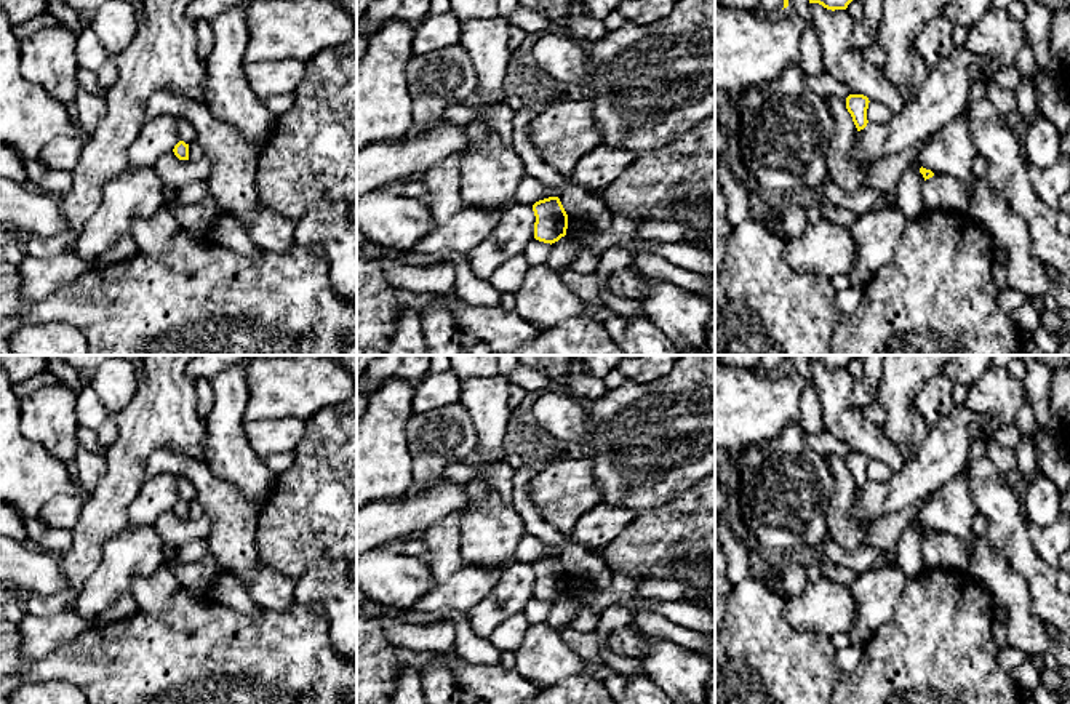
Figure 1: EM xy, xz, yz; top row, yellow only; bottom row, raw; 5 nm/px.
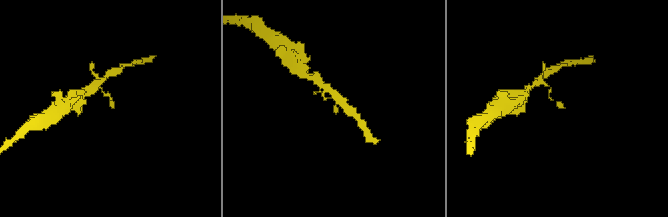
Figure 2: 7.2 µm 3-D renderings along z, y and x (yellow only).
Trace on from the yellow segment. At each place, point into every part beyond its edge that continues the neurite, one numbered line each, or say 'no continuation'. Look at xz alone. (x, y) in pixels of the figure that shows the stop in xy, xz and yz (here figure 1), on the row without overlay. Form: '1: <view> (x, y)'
no continuation

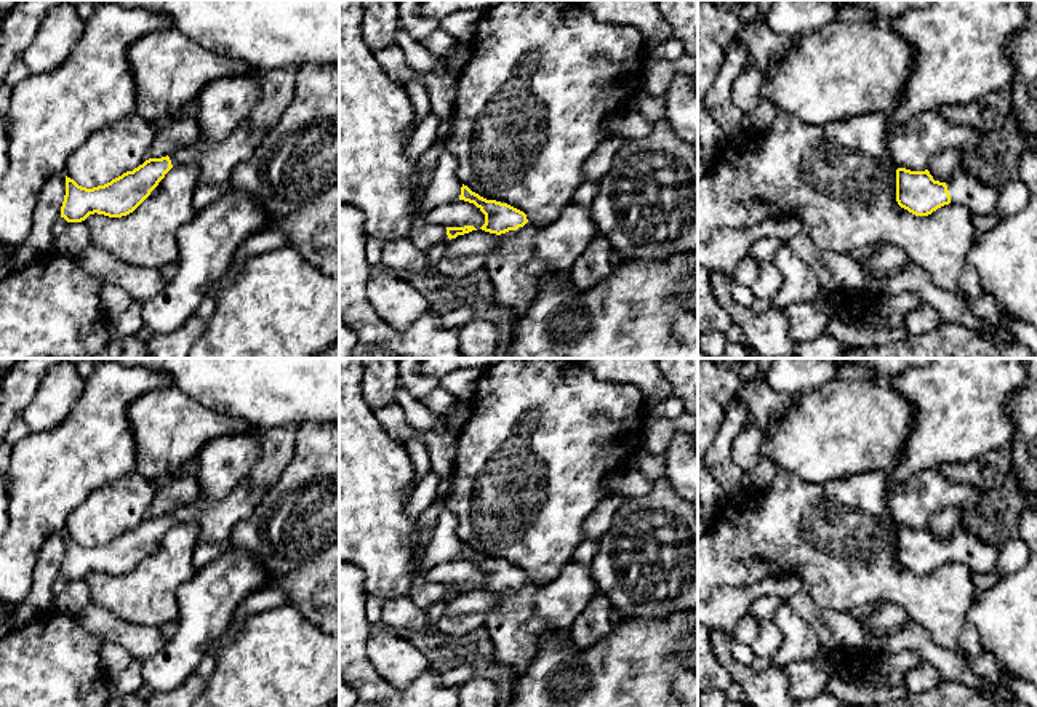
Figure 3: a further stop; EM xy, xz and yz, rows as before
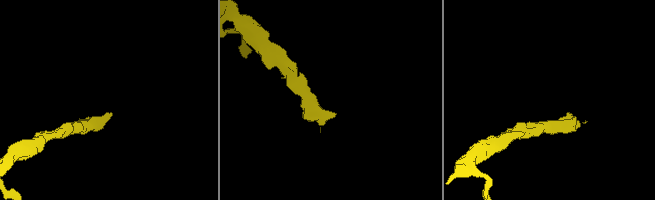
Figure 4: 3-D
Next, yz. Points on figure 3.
1: yz (965, 547)

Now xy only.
1: xy (216, 519)

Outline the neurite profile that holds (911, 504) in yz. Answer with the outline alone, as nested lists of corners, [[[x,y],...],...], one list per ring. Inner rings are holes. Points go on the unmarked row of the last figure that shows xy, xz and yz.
[[[928,469],[903,485],[888,488],[888,512],[898,526],[925,529],[933,513],[978,505],[979,496],[975,486],[960,485]]]

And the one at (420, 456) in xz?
[[[410,438],[405,446],[411,459],[414,472],[413,485],[416,486],[416,483],[430,470],[430,456],[426,446],[416,438]]]

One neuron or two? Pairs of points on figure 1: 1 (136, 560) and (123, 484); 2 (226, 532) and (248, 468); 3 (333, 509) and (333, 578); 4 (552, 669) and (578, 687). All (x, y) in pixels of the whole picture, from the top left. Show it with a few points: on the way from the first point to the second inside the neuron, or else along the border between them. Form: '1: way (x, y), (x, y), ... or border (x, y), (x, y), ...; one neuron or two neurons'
1: border (127, 524), (104, 544), (103, 554); two neurons
2: border (210, 471), (229, 480), (259, 509); two neurons
3: border (339, 557), (319, 559), (299, 578); two neurons
4: border (584, 672), (565, 677), (549, 687); two neurons

